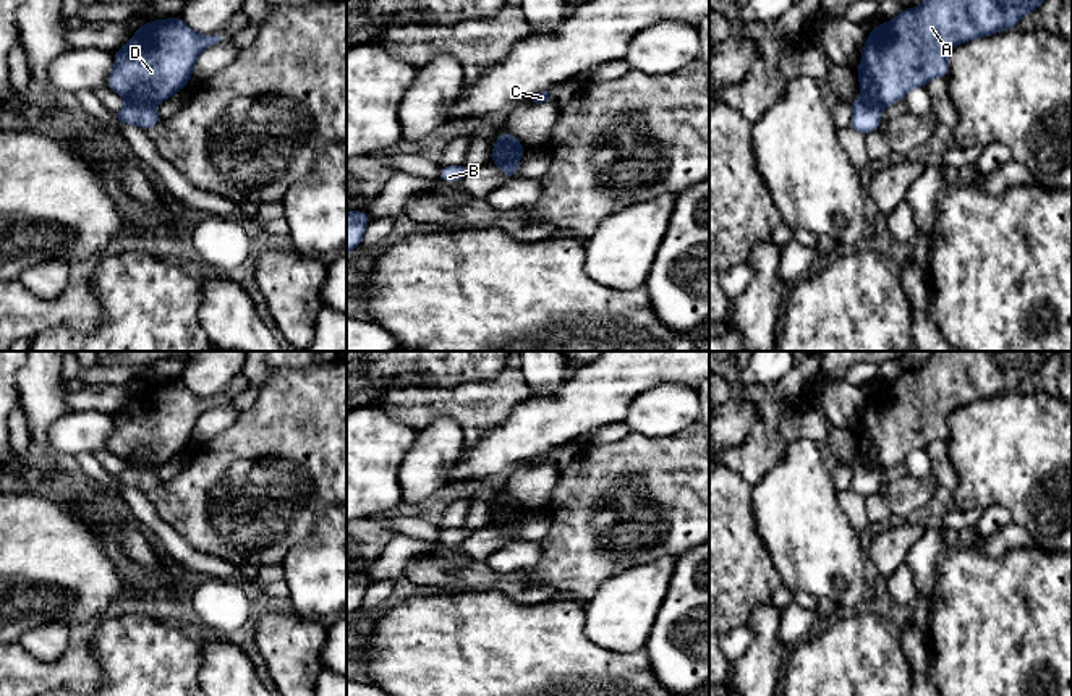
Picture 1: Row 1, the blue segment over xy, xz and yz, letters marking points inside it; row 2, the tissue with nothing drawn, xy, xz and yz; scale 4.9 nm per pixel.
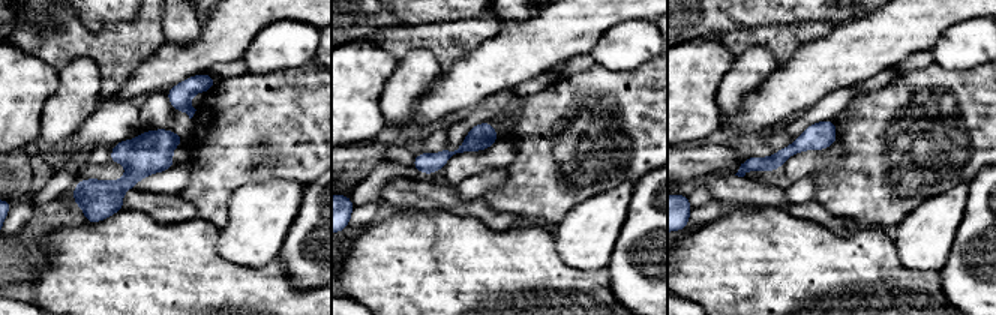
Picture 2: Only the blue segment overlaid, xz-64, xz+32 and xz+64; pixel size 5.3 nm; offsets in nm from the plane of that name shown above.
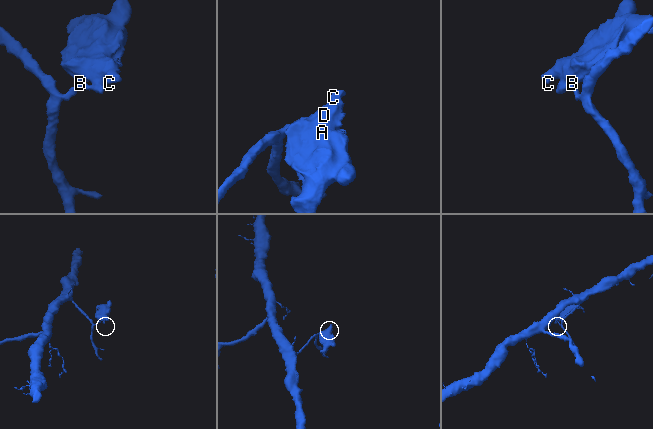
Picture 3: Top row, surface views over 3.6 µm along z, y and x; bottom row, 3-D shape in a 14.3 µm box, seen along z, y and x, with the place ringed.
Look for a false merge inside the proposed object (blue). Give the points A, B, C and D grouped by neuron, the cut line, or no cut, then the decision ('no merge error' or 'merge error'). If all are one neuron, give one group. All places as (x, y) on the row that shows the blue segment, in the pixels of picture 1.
A C D / B | xz (523, 148), (493, 159) | merge error

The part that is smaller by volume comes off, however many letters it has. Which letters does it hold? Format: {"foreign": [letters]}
{"foreign": ["A", "C", "D"]}

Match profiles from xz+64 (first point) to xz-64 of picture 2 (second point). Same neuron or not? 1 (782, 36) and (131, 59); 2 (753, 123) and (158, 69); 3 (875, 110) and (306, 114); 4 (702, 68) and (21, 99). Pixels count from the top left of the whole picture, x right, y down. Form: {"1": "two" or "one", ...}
{"1": "one", "2": "one", "3": "one", "4": "one"}

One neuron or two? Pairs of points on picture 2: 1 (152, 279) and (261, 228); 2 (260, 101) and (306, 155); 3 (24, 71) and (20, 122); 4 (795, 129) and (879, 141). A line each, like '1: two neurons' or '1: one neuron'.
1: two neurons
2: one neuron
3: one neuron
4: two neurons

